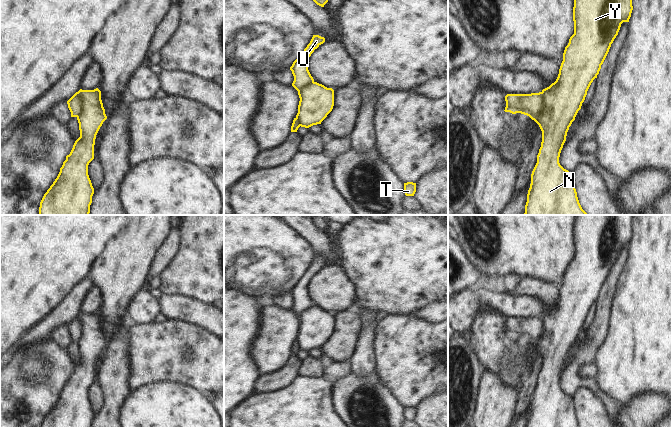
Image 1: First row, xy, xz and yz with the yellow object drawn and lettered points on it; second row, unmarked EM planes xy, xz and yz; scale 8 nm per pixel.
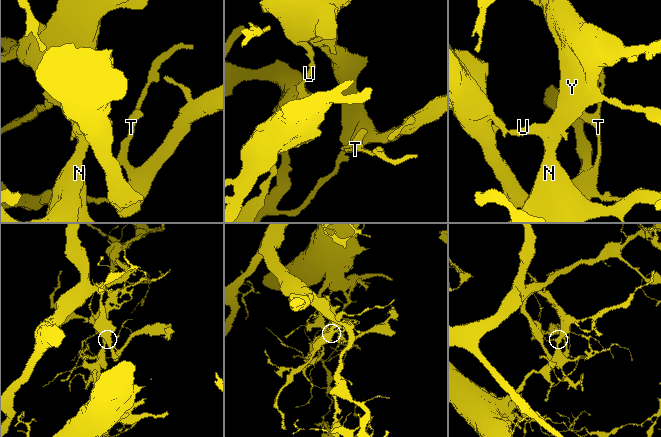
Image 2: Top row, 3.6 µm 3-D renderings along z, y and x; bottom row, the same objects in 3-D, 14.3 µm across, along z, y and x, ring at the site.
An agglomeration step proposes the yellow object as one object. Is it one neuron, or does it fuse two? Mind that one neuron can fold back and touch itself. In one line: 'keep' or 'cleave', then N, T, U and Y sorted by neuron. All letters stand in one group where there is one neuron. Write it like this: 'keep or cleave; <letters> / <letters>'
cleave; N Y / T U

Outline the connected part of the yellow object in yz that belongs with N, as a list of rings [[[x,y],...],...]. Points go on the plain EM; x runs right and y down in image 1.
[[[576,215],[573,231],[574,258],[563,277],[554,307],[542,314],[543,335],[534,343],[542,355],[537,387],[531,398],[526,427],[579,427],[573,397],[564,393],[559,381],[567,356],[581,333],[587,315],[601,293],[621,248],[629,246],[633,215]]]

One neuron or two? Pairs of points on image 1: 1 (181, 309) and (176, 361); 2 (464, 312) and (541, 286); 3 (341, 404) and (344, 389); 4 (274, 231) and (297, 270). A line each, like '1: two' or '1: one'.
1: two
2: two
3: one
4: one

